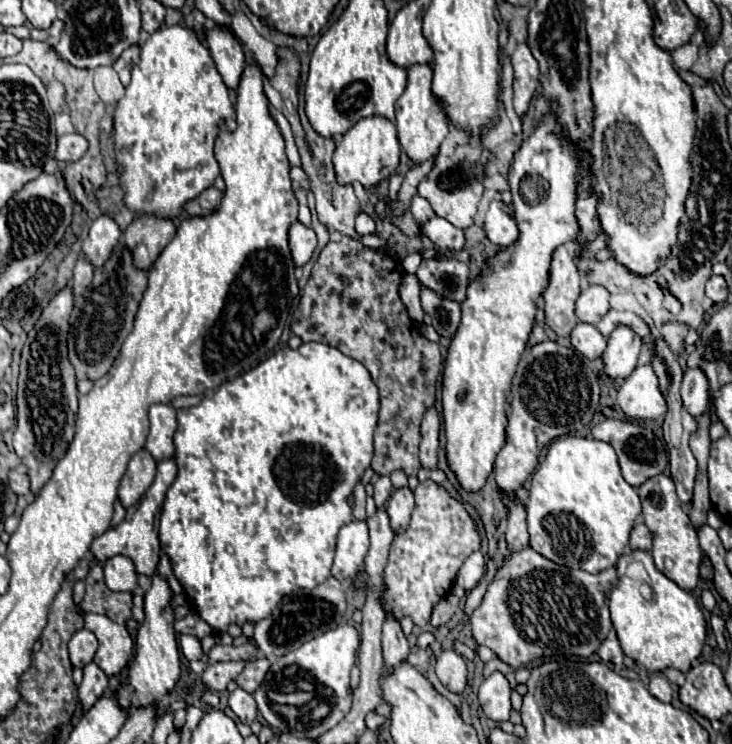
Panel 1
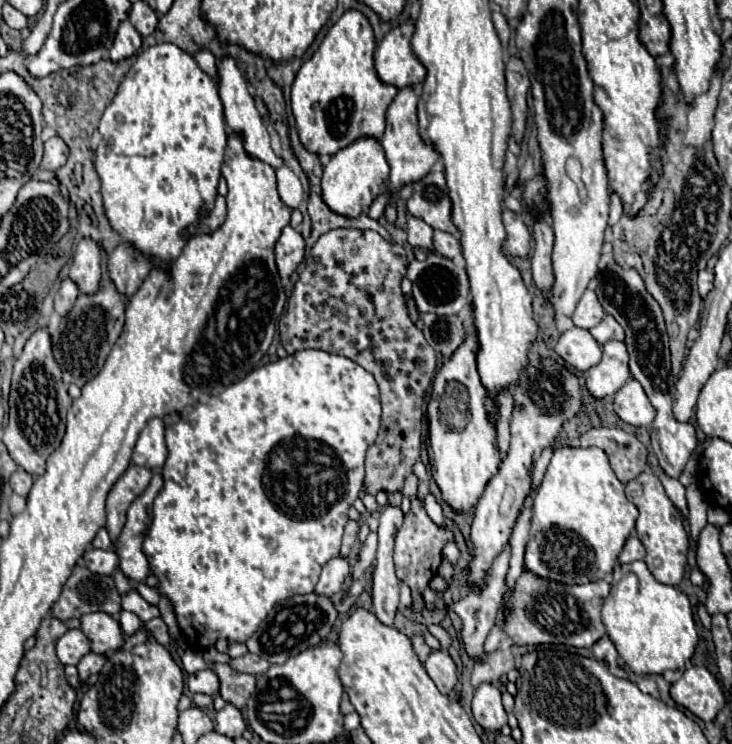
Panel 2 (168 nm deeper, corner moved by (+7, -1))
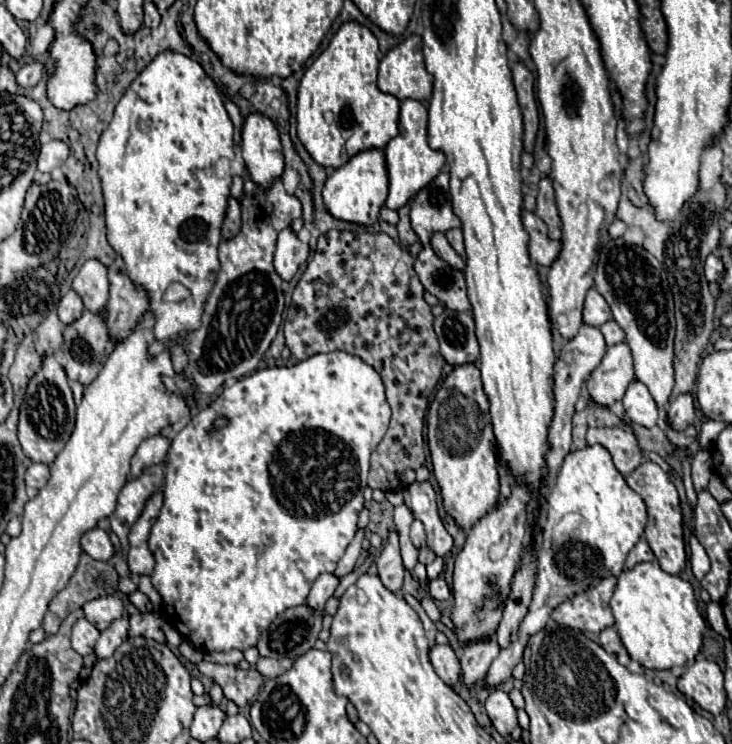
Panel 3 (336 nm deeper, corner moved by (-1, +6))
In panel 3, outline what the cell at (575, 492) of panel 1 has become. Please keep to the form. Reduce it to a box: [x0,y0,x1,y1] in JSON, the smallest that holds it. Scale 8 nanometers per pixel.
[483,445,647,687]

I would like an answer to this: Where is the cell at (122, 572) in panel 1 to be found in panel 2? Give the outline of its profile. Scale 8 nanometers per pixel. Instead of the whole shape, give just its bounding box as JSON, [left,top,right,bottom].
[83,548,119,576]

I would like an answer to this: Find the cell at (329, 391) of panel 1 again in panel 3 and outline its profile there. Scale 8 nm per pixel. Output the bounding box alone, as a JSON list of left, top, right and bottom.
[149,351,391,651]

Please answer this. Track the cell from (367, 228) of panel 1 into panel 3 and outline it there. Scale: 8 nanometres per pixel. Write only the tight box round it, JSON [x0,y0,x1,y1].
[385,99,445,211]

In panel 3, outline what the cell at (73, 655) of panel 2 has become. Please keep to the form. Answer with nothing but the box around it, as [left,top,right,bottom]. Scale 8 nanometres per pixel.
[71,619,99,655]

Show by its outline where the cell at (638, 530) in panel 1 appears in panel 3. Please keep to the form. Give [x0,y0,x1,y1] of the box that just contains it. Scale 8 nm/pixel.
[627,539,655,569]

